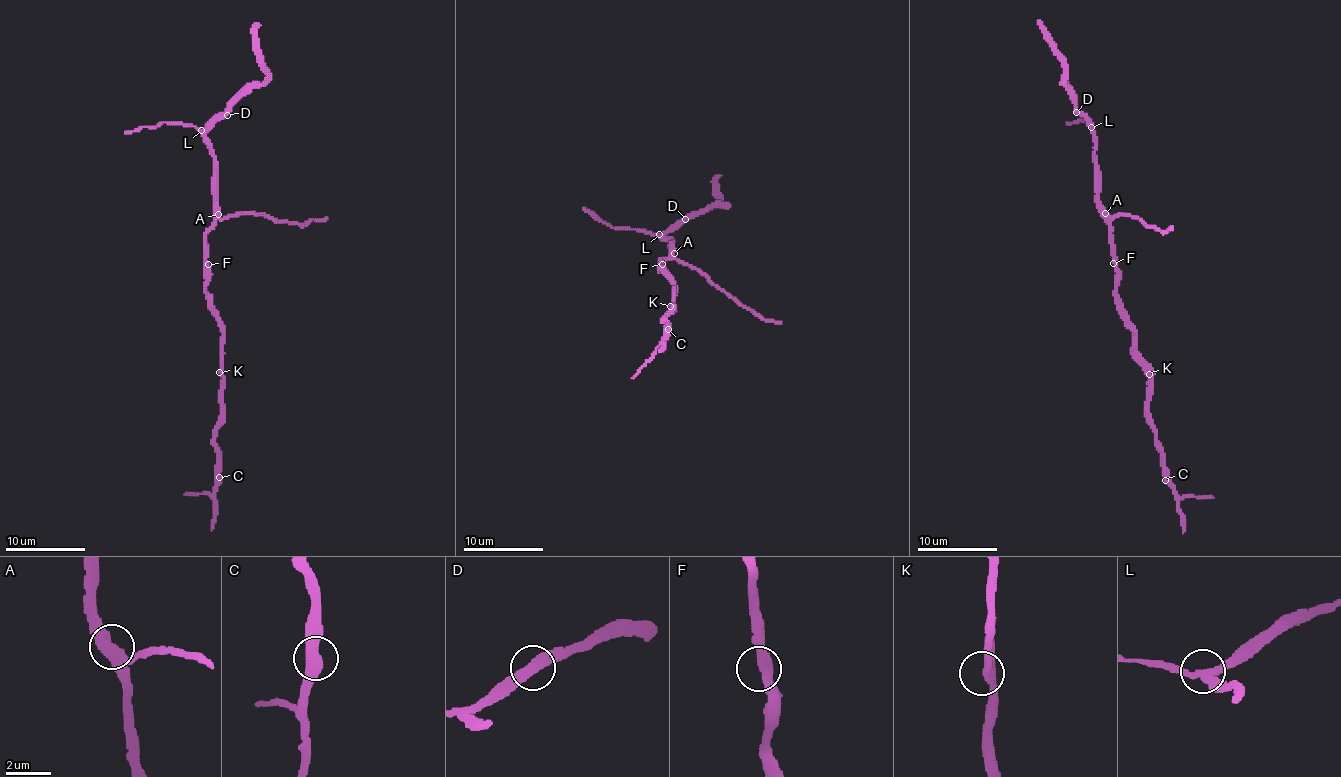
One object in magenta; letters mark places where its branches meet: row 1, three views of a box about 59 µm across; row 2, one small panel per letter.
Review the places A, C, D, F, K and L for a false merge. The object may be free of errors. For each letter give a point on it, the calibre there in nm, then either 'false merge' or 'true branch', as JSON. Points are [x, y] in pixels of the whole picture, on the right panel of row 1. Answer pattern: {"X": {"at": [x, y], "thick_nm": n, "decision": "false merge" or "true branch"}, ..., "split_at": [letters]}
{"A": {"at": [1105, 213], "thick_nm": 400, "decision": "true branch"}, "C": {"at": [1165, 480], "thick_nm": 480, "decision": "true branch"}, "D": {"at": [1076, 112], "thick_nm": 440, "decision": "true branch"}, "F": {"at": [1113, 263], "thick_nm": 440, "decision": "true branch"}, "K": {"at": [1149, 374], "thick_nm": 500, "decision": "true branch"}, "L": {"at": [1091, 127], "thick_nm": 360, "decision": "true branch"}, "split_at": []}

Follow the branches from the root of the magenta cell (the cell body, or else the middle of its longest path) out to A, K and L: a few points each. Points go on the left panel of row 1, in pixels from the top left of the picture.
A: (206, 264), (206, 231), (218, 215)
K: (206, 264), (206, 298), (222, 331), (223, 368), (219, 372)
L: (206, 264), (206, 231), (214, 221), (214, 157), (212, 144), (201, 130)

